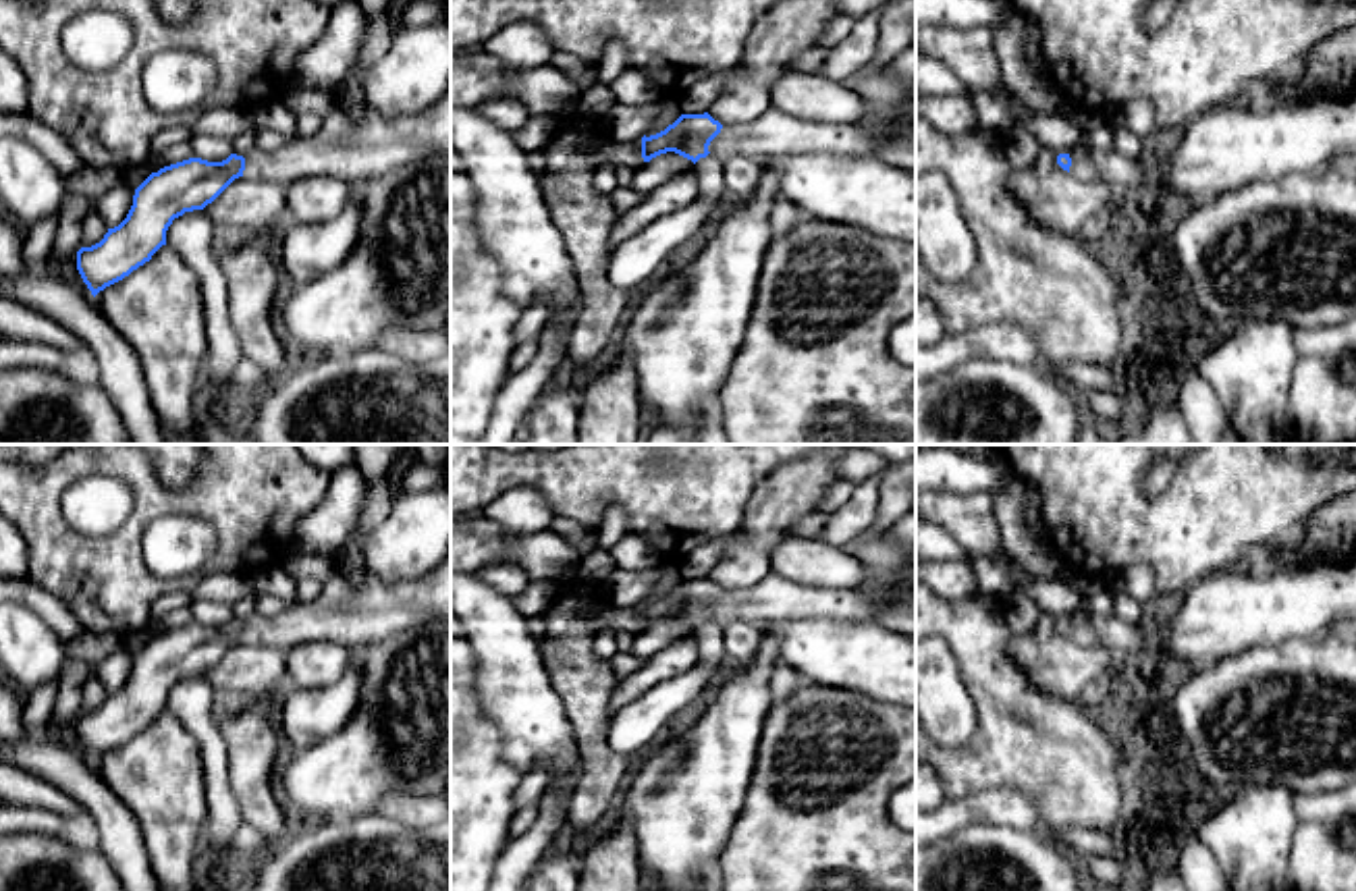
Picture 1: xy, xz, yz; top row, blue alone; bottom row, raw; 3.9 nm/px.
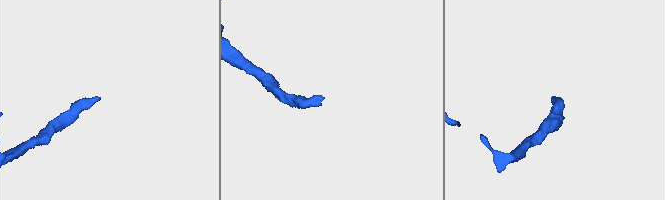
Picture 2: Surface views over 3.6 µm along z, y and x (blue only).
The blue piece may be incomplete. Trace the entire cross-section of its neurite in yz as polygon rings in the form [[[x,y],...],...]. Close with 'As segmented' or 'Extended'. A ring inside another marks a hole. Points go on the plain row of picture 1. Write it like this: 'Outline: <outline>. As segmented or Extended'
Outline: [[[1084,617],[1059,619],[1057,629],[1084,646],[1099,642],[1092,623]]]. Extended

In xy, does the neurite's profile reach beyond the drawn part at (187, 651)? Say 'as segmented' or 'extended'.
extended

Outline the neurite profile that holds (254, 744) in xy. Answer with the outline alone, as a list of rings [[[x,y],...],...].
[[[249,704],[218,723],[228,754],[228,787],[241,822],[280,843],[299,820],[276,789],[276,773],[287,754],[274,708]]]

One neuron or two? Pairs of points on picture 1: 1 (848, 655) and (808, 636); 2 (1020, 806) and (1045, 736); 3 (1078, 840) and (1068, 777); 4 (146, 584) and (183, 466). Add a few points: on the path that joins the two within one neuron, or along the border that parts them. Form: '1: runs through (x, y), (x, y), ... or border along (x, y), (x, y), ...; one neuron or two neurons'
1: runs through (837, 653), (825, 653), (819, 646); one neuron
2: border along (974, 792), (1022, 790), (1041, 827); two neurons
3: border along (1043, 827), (1093, 827), (1124, 840); two neurons
4: border along (202, 466), (185, 487), (167, 487), (152, 468); two neurons

